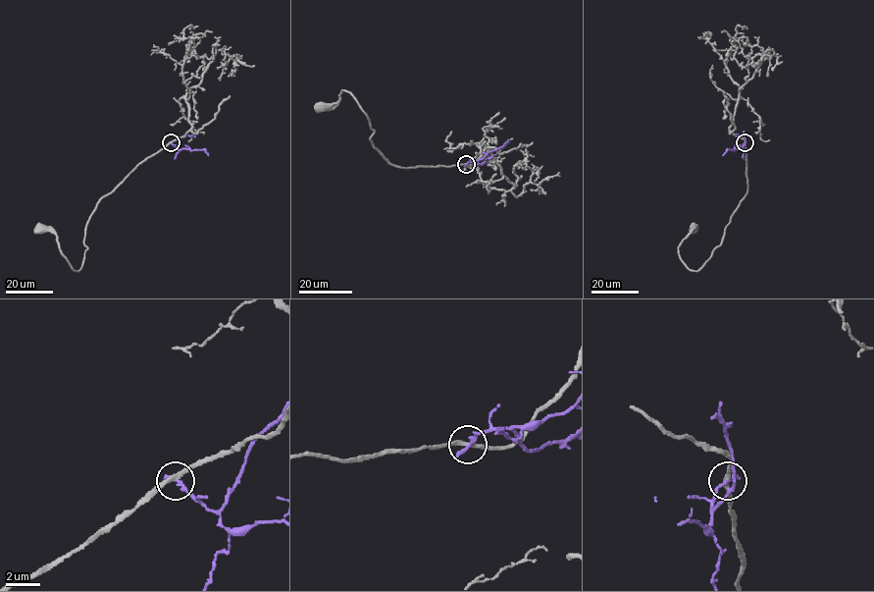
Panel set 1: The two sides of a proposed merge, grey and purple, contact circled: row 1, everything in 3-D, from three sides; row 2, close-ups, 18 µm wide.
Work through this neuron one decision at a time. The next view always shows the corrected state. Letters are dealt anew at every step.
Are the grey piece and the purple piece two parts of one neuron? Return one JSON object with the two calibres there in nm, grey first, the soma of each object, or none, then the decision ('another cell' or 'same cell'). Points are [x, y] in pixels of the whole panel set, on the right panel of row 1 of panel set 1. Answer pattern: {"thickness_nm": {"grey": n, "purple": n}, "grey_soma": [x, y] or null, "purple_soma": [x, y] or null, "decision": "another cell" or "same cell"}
{"thickness_nm": {"grey": 240, "purple": 280}, "grey_soma": [694, 229], "purple_soma": null, "decision": "another cell"}

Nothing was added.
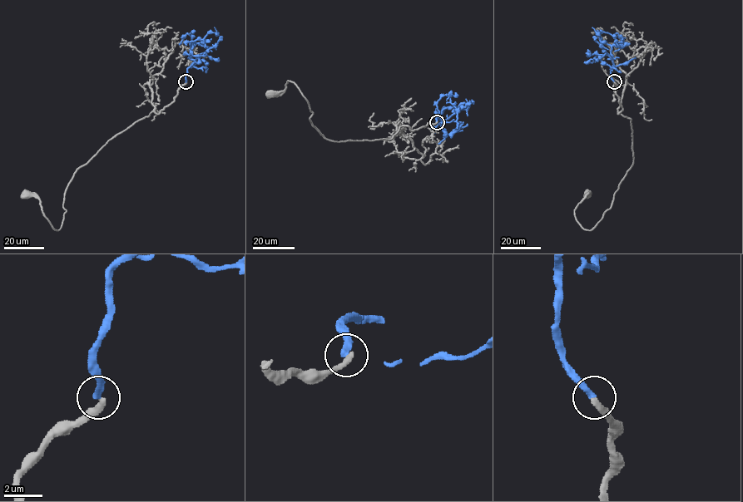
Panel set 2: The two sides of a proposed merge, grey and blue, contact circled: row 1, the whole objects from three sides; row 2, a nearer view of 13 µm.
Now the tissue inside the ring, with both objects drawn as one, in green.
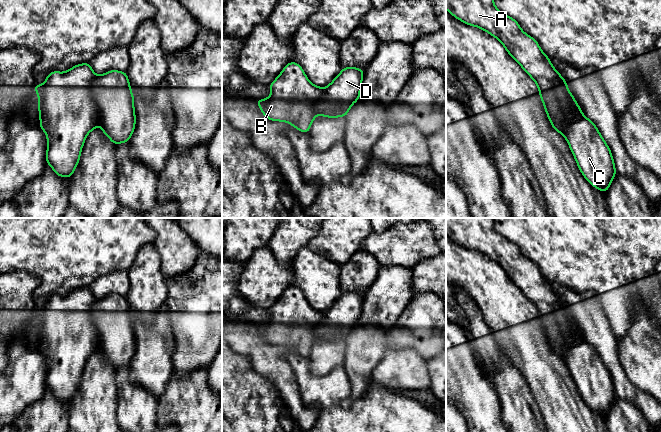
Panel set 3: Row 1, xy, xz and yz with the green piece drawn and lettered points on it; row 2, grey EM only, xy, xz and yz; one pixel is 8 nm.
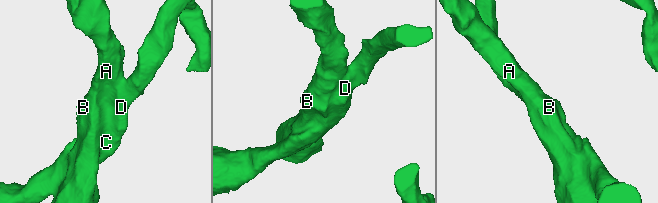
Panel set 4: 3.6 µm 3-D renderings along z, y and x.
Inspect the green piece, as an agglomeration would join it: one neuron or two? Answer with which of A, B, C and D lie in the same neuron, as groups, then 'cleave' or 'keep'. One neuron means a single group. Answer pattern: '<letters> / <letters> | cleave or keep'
A B / C D | cleave

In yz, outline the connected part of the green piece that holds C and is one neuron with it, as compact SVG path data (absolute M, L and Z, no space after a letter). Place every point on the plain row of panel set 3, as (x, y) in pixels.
M556 307L555 321L567 342L564 355L583 401L604 418L616 399L613 379L597 350L580 336L564 308Z

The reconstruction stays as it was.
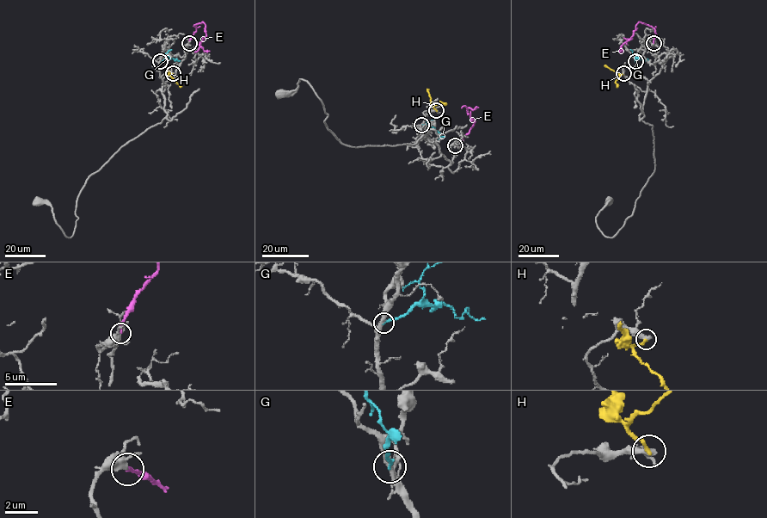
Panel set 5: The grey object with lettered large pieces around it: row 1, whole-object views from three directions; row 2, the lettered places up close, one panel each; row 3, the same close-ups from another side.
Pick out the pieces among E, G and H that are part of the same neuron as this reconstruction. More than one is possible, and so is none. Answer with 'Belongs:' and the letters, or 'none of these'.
Belongs: E

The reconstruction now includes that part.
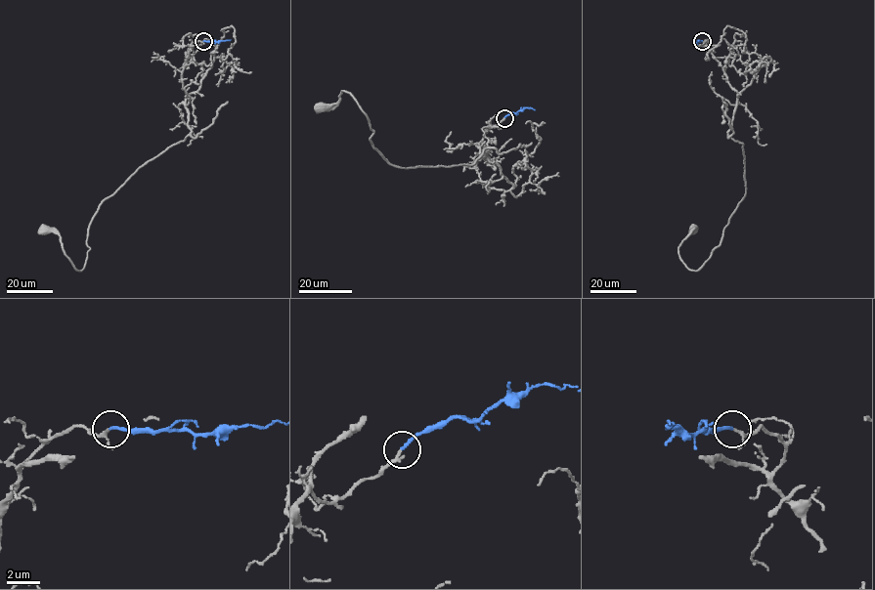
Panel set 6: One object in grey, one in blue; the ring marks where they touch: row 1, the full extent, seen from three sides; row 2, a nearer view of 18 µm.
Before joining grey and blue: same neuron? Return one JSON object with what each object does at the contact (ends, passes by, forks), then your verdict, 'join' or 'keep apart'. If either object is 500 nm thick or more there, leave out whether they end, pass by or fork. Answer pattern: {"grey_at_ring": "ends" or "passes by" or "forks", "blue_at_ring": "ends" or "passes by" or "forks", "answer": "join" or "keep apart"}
{"grey_at_ring": "passes by", "blue_at_ring": "ends", "answer": "join"}

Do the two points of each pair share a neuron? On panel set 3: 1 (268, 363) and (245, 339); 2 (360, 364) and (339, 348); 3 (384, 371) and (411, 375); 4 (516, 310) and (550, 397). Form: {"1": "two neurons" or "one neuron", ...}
{"1": "one neuron", "2": "two neurons", "3": "one neuron", "4": "one neuron"}

